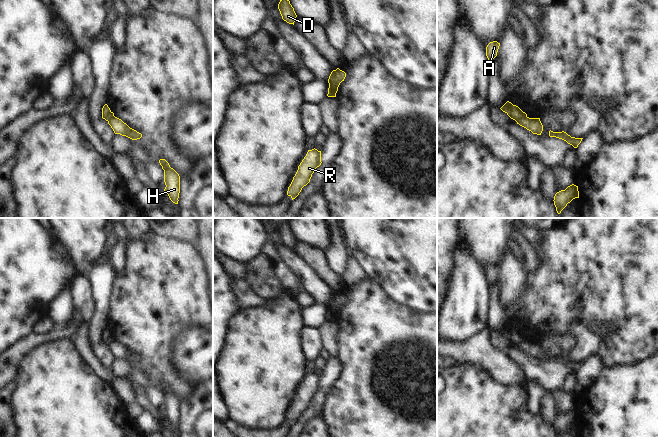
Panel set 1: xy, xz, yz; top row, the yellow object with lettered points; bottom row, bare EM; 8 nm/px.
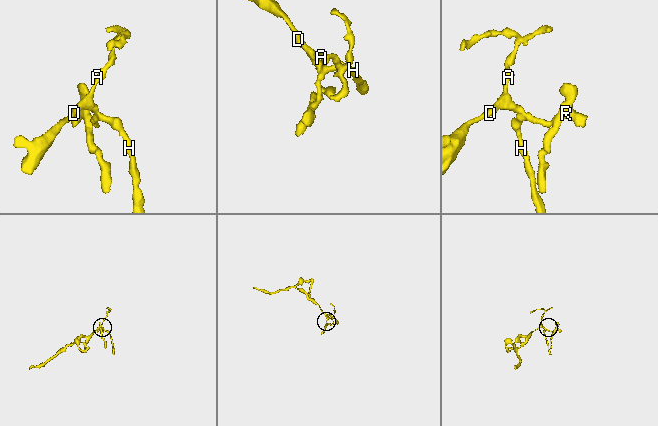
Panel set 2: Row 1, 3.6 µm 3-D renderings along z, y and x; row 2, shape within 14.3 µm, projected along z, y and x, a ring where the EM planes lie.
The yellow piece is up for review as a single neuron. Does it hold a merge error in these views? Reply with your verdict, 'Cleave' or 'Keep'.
Cleave

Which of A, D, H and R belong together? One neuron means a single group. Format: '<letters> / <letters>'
A D / H R

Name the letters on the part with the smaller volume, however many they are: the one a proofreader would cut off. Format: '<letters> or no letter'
H, R

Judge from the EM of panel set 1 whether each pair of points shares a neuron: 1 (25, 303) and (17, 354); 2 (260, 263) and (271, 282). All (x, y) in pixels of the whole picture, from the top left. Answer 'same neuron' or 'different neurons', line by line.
1: different neurons
2: same neuron

